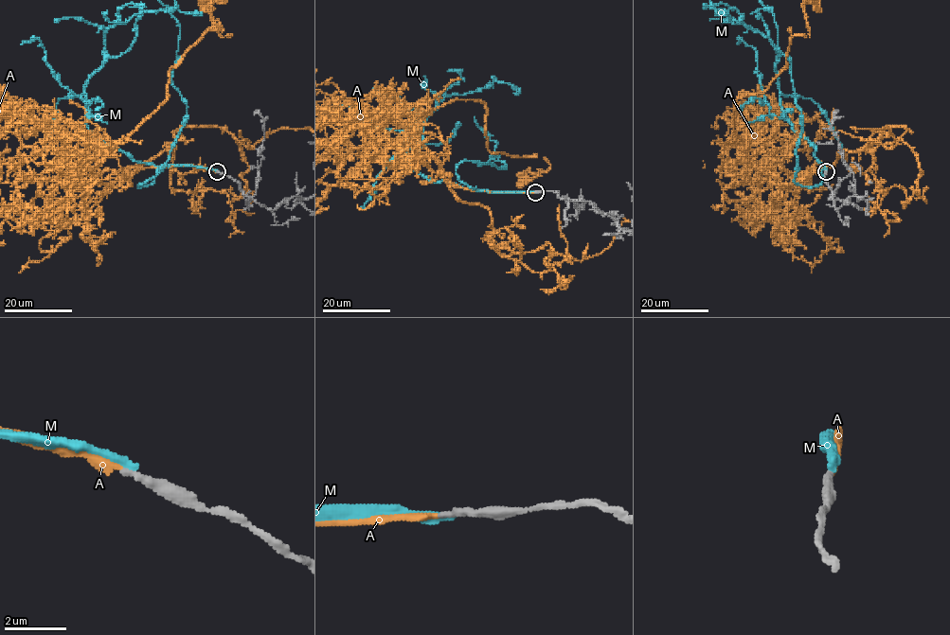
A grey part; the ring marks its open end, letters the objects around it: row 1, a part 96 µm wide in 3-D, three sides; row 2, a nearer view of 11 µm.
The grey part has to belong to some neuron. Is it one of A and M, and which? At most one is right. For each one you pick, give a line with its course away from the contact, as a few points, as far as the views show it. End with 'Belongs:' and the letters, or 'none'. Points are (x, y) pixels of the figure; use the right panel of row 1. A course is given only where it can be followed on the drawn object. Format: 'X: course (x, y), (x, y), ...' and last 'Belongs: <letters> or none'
A: course (826, 171), (772, 183), (734, 130), (734, 102), (761, 94), (785, 68), (790, 30), (809, 38)
Belongs: A

